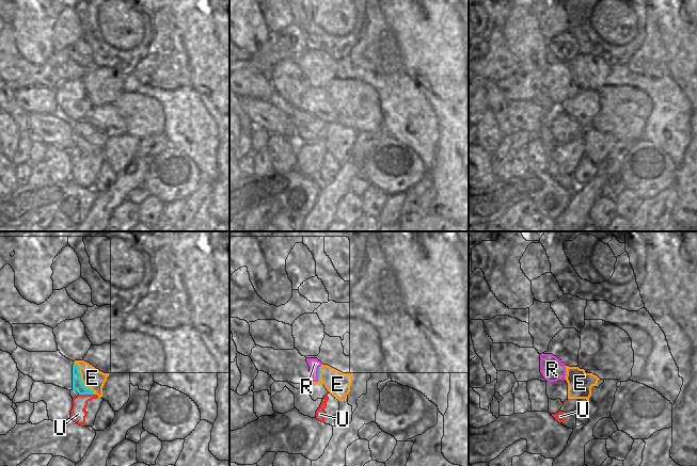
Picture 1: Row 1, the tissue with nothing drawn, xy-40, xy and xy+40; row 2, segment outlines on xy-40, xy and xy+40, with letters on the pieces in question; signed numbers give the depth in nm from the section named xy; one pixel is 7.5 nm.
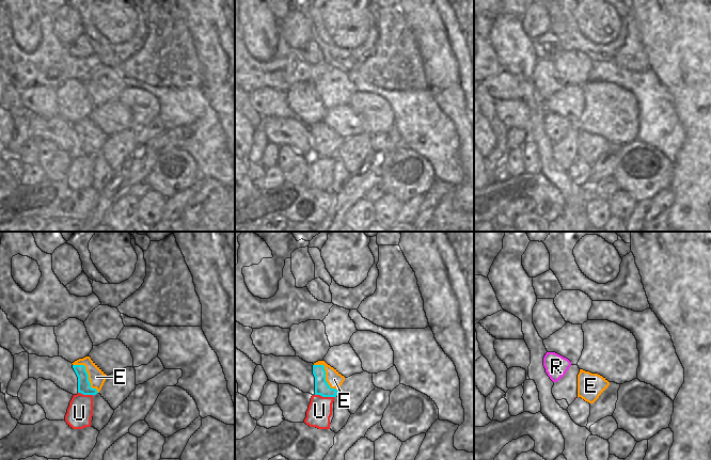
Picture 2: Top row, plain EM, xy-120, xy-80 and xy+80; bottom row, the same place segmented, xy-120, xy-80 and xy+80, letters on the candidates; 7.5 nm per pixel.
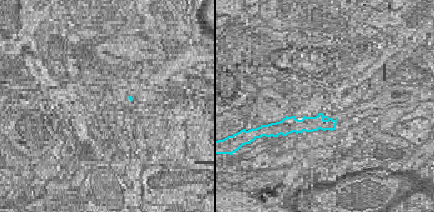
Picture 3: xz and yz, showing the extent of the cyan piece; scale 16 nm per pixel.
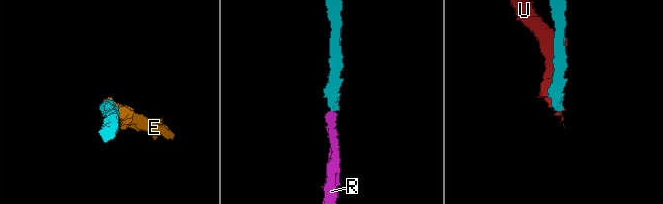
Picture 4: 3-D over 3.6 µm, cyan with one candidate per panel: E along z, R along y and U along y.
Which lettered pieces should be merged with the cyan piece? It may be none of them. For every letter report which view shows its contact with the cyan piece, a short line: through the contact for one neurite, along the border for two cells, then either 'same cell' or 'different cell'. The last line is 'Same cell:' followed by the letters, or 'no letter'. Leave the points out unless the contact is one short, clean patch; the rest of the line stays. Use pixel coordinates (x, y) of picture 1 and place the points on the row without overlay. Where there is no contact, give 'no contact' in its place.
E: xy-40 | different cell
R: xy | xy (322, 125), (318, 128), (318, 133), (314, 125) | same cell
U: xy-40 | xy-40 (79, 155), (93, 156) | different cell
Same cell: R

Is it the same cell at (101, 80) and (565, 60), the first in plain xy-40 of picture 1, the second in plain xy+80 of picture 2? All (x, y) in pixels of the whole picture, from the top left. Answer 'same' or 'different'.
same

